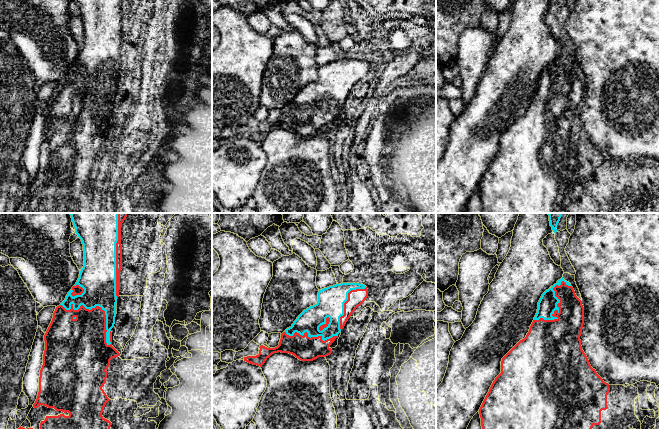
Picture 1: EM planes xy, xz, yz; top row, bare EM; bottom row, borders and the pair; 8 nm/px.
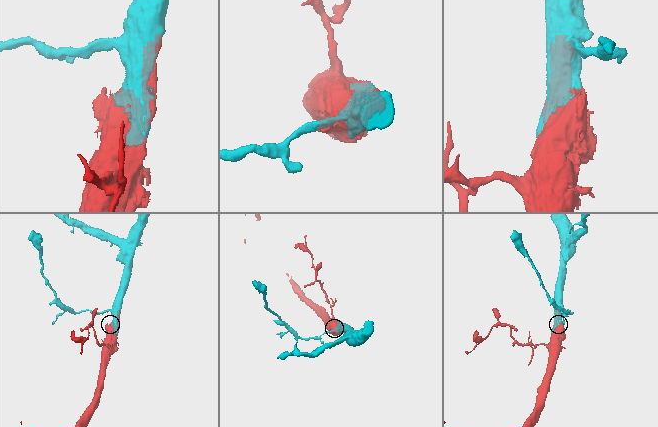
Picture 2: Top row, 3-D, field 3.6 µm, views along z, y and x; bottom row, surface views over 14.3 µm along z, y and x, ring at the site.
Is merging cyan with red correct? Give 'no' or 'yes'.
yes

